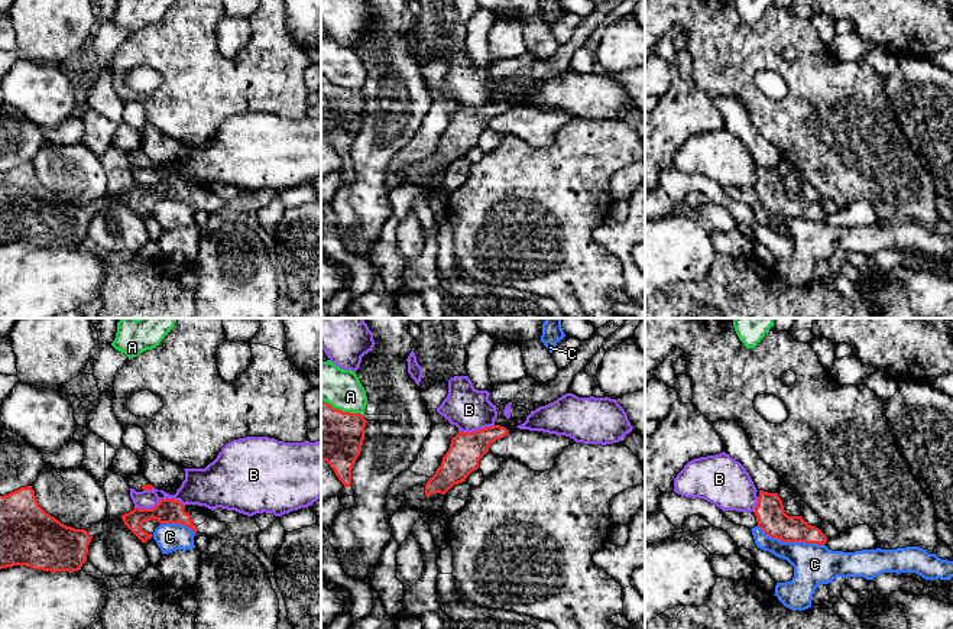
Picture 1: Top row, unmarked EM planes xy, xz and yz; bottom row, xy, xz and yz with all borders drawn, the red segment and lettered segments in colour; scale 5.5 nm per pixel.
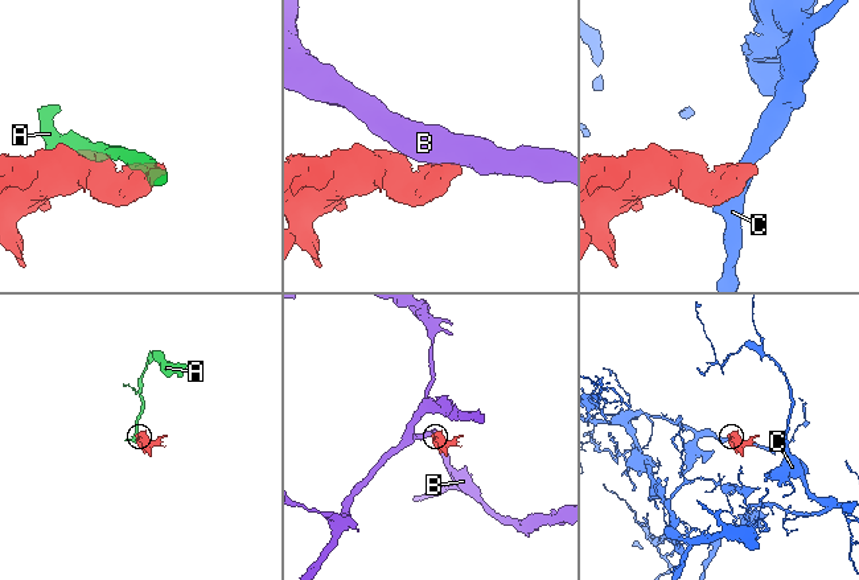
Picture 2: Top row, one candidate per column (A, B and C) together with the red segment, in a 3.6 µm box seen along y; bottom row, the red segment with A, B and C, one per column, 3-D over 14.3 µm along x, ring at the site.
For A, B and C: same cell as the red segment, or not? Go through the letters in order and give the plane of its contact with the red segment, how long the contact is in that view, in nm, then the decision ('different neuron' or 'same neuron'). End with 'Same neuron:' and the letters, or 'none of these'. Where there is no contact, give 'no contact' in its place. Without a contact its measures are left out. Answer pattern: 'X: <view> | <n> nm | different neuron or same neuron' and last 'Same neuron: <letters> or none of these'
A: xz | 260 nm | different neuron
B: xy | 280 nm | different neuron
C: yz | 380 nm | different neuron
Same neuron: none of these

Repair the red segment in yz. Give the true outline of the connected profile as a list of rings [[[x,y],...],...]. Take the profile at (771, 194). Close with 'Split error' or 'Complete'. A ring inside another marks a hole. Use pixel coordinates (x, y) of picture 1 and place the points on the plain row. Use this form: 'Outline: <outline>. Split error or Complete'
Outline: [[[759,166],[753,187],[758,202],[771,214],[782,218],[805,218],[823,221],[827,213],[821,205],[808,201],[803,192],[788,192],[778,169]]]. Complete

